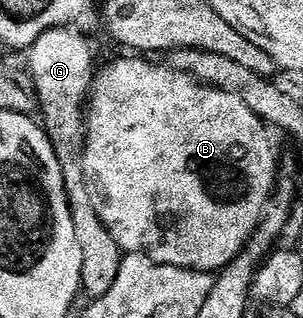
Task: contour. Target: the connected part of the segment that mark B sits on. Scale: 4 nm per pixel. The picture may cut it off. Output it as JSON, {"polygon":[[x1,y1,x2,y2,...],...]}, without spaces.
{"polygon":[[134,58,138,60,114,60,106,69,99,71,94,77,94,86,88,97,88,111,86,113,86,180,93,191,92,206,96,206,96,214,100,222,116,238,123,253,146,256,154,264,167,264,177,268,186,268,189,272,217,273,228,267,237,256,246,248,246,243,252,238,252,234,258,229,262,216,266,212,271,196,276,187,276,169,280,160,274,157,274,144,270,141,271,133,262,119,236,94,224,94,224,90,211,88,205,84,199,84,192,76,184,72,175,72,165,63,149,64,149,59]]}

